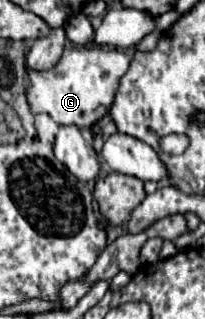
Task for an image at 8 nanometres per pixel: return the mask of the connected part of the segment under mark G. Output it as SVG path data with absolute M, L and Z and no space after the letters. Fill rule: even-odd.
M65 46L61 60L55 68L45 72L27 70L27 98L31 112L49 114L57 124L75 124L79 128L91 128L101 120L111 104L119 84L119 78L129 68L129 56L117 48L101 46Z

